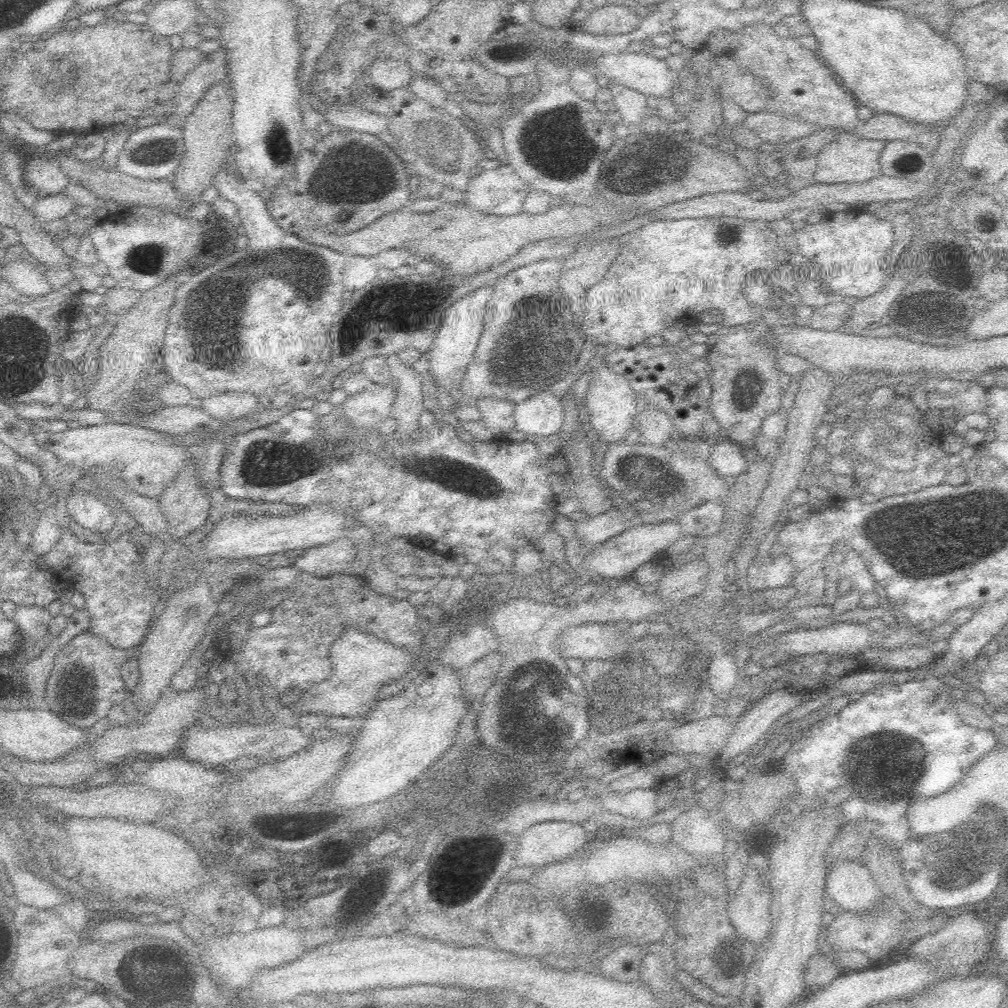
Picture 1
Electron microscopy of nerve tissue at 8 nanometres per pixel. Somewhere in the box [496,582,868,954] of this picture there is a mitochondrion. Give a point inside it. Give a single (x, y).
(531, 727)

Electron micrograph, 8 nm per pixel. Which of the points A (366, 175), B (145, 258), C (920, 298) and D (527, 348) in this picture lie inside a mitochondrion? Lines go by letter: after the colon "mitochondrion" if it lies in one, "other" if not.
A: mitochondrion
B: mitochondrion
C: mitochondrion
D: mitochondrion

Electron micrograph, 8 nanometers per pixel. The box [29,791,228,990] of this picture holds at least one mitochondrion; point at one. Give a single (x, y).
(153, 965)

